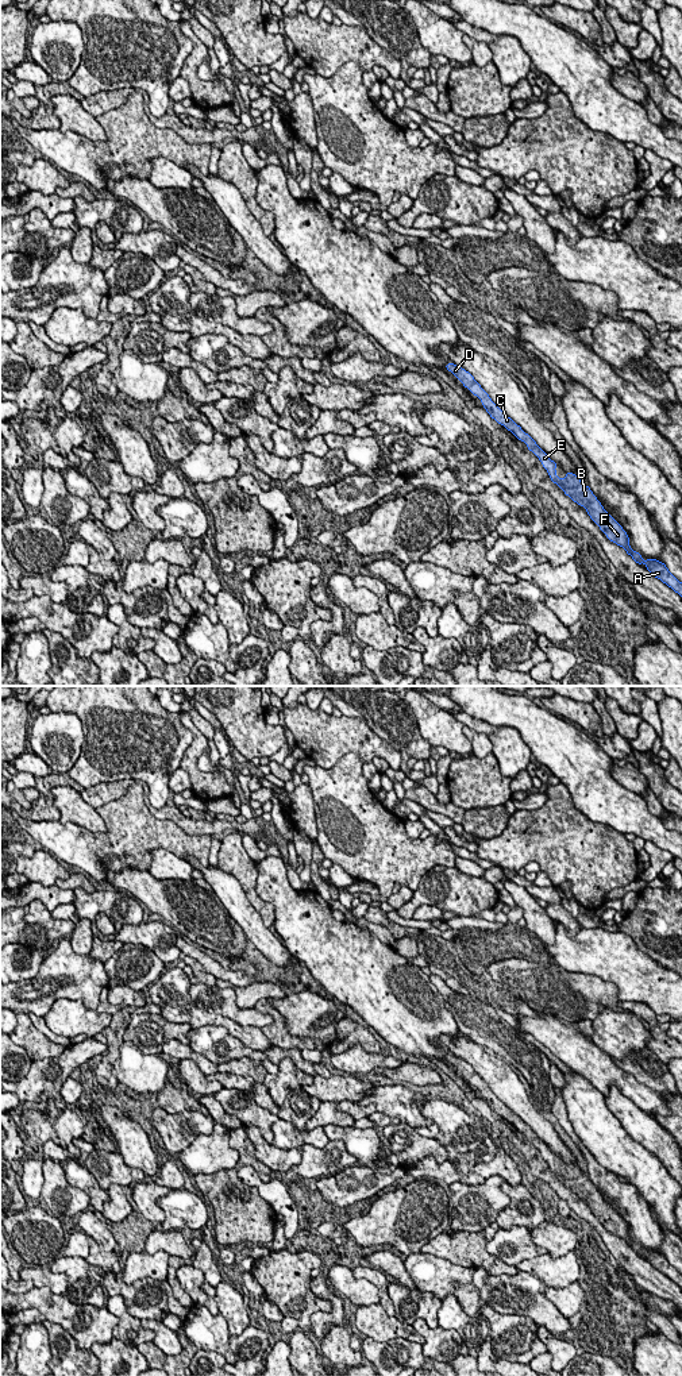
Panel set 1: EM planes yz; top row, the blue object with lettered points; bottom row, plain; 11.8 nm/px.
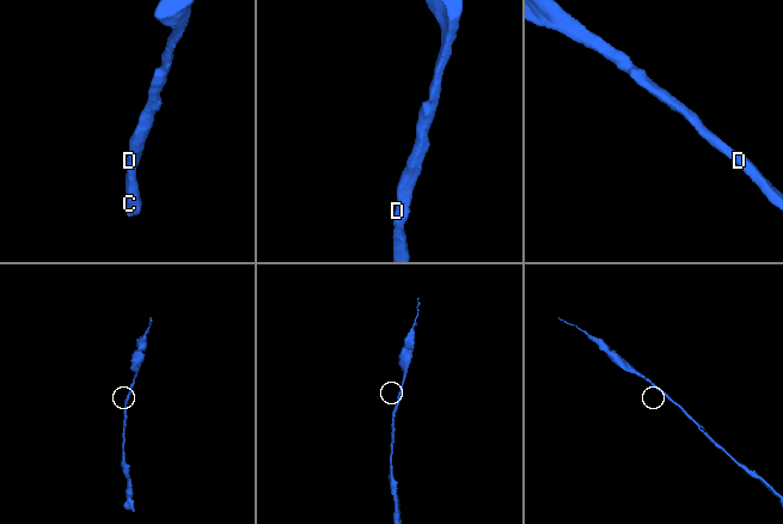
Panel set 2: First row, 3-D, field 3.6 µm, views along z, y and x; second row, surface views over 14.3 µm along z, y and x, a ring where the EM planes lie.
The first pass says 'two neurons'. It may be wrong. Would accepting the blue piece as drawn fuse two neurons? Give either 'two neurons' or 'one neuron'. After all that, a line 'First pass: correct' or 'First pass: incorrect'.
one neuron
First pass: incorrect

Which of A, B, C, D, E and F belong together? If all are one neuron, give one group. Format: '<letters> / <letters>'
A B C D E F

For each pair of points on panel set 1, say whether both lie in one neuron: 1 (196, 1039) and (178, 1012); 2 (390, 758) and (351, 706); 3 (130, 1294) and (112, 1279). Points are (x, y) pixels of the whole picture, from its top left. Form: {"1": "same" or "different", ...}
{"1": "different", "2": "different", "3": "same"}

